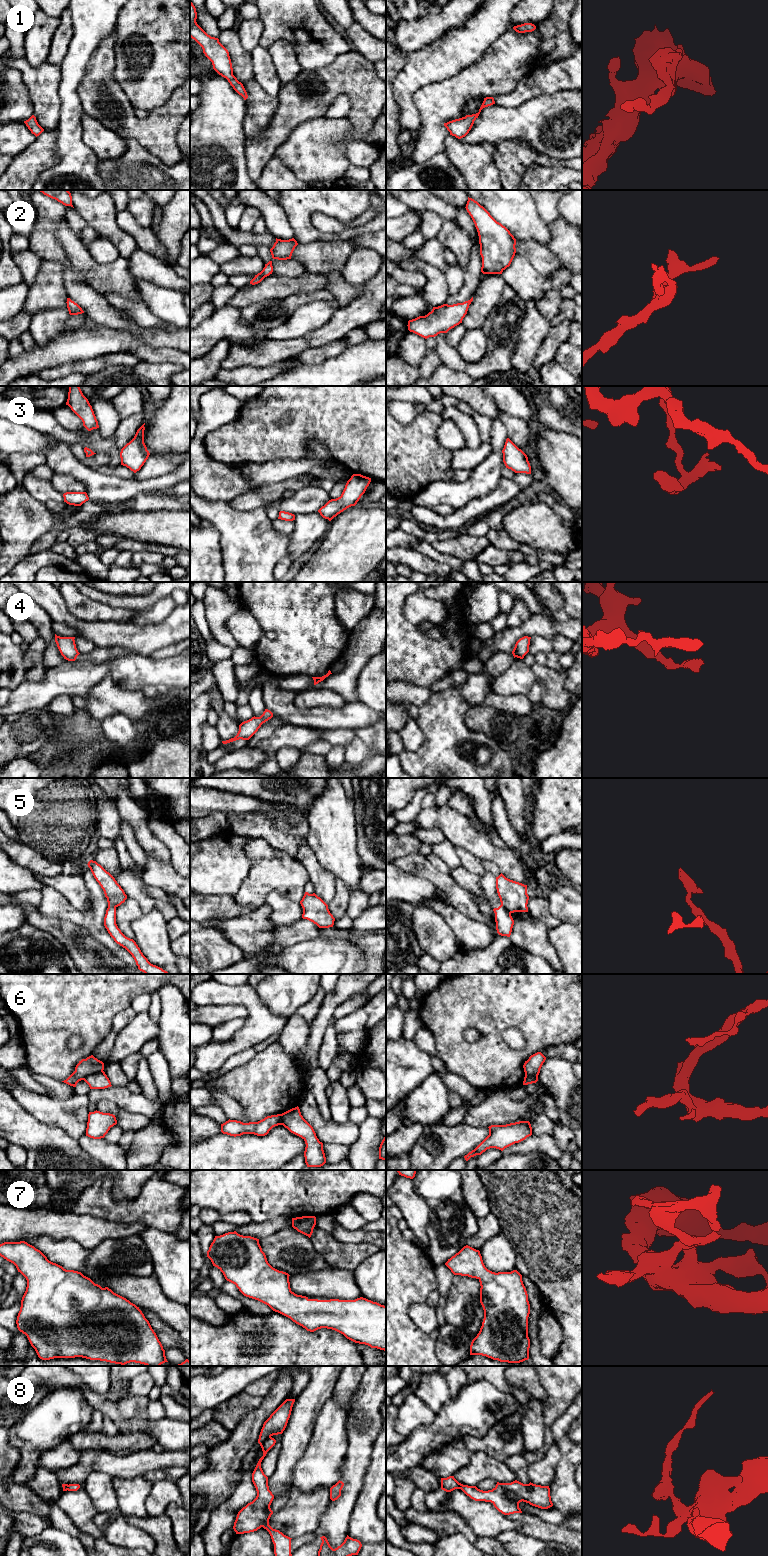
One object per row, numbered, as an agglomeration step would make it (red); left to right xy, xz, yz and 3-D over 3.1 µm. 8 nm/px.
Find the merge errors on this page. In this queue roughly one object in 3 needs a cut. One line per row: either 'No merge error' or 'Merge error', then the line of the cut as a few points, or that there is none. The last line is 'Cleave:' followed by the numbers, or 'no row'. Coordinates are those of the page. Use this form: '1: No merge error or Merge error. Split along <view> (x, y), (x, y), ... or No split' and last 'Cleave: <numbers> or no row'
1: No merge error. No split
2: No merge error. No split
3: No merge error. No split
4: No merge error. No split
5: Merge error. Split along yz (501, 903), (510, 913)
6: Merge error. Split along xy (102, 1070), (96, 1073), (89, 1073), (83, 1079)
7: No merge error. No split
8: Merge error. Split along xz (270, 1436), (261, 1447)
Cleave: 5, 6, 8

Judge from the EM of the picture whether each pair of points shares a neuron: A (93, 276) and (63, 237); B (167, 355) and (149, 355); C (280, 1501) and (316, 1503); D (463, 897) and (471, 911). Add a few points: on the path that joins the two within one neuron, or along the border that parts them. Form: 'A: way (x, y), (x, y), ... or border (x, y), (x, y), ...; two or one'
A: way (88, 266), (78, 256), (73, 247); one
B: way (163, 355), (153, 355); one
C: border (290, 1491), (286, 1504), (273, 1513); two
D: way (463, 900), (470, 908); one

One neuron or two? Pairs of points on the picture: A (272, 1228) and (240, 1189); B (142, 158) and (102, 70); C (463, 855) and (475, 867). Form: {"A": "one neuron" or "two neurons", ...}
{"A": "two neurons", "B": "two neurons", "C": "one neuron"}

